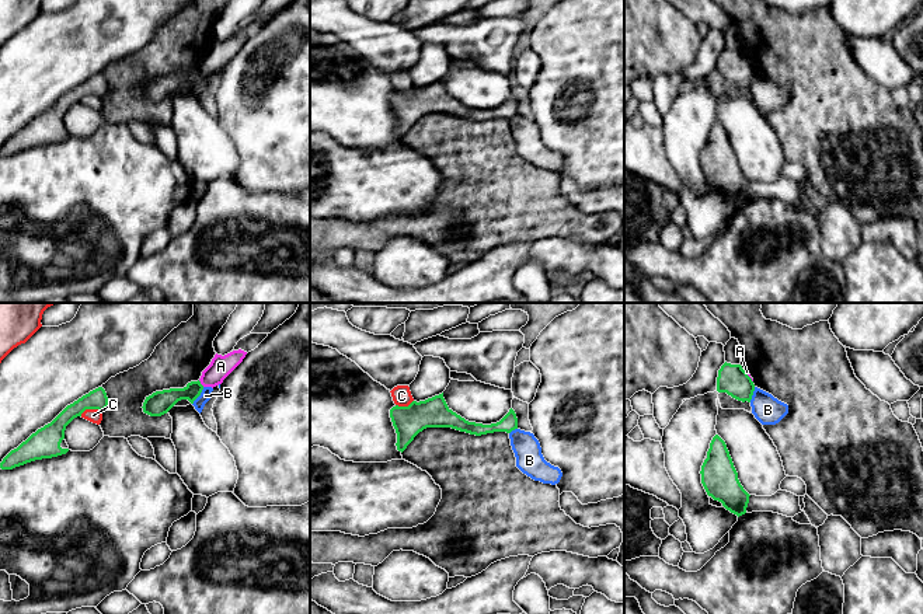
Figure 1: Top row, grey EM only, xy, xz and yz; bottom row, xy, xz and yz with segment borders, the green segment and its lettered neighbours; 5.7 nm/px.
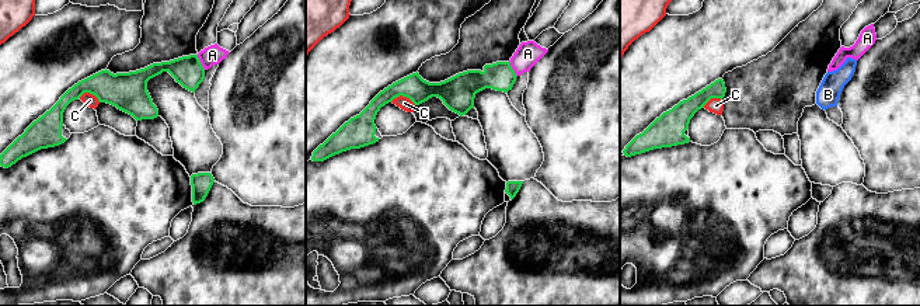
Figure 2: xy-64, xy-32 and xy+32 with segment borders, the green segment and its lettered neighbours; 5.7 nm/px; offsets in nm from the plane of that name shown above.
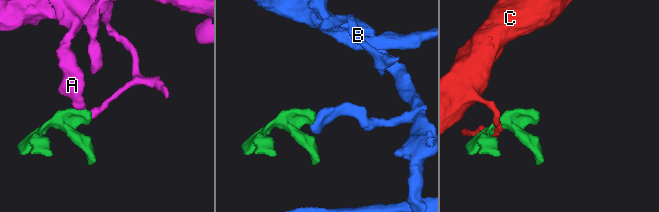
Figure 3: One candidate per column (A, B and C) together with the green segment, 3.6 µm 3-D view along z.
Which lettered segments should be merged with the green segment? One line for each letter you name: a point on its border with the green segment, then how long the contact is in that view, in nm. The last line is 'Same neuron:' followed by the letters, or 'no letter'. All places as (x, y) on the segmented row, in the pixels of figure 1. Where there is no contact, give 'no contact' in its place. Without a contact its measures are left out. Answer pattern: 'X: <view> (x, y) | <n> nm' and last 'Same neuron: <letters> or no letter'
Same neuron: no letter

